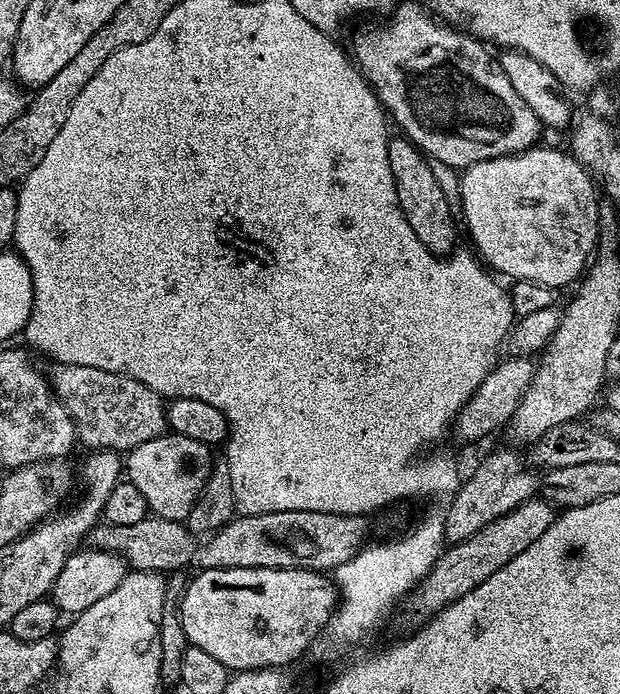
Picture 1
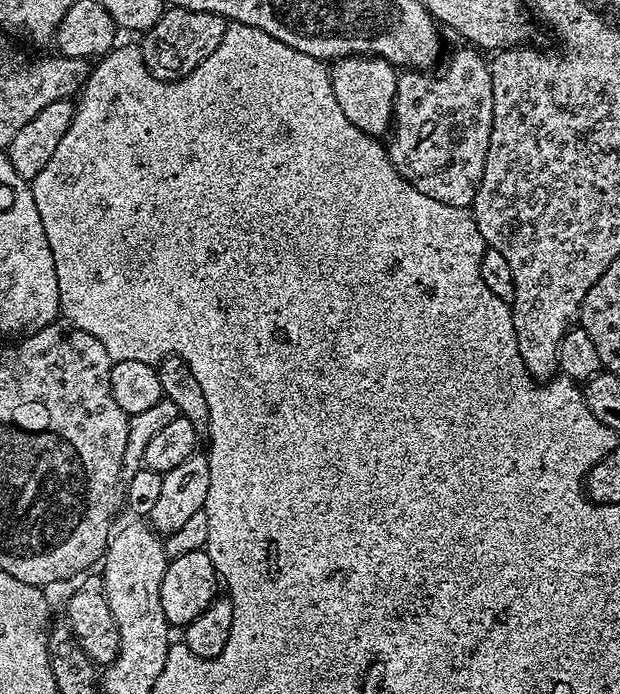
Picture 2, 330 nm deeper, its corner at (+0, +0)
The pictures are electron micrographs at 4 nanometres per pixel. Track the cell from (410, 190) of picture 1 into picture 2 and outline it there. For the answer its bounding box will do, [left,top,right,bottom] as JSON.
[330,56,398,137]

